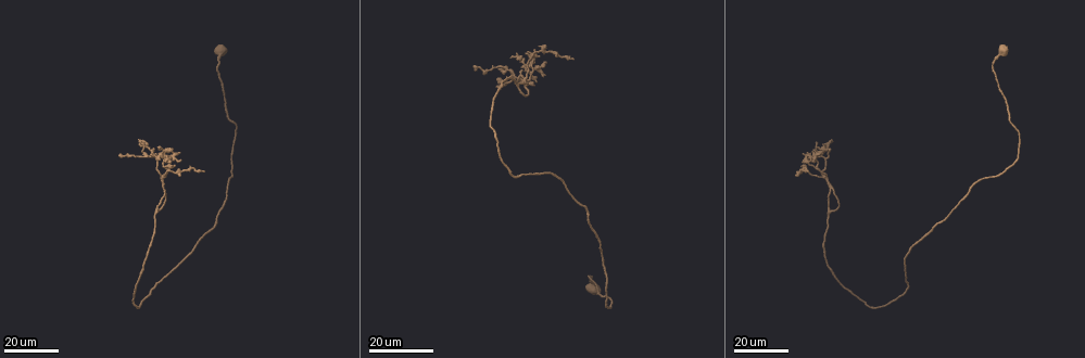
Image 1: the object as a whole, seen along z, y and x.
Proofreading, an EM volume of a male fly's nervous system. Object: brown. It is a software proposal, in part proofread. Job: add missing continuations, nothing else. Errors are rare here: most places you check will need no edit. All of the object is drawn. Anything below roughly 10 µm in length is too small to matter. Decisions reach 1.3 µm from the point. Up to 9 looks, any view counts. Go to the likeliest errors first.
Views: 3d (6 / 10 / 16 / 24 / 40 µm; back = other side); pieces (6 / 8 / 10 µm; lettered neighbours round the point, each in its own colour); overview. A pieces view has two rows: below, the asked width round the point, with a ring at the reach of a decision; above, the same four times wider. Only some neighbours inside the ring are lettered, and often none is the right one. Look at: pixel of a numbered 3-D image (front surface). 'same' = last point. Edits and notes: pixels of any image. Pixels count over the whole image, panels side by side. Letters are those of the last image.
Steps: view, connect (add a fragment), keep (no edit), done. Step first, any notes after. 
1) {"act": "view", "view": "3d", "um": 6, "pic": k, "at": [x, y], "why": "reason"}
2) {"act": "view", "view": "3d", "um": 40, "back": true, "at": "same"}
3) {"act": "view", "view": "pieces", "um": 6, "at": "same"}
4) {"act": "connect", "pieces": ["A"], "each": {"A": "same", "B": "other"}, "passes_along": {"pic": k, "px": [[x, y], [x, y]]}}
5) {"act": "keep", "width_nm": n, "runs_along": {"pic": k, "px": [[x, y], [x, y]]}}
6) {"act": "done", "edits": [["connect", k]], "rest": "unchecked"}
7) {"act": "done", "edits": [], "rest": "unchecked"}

{"act": "view", "view": "3d", "um": 24, "pic": 1, "at": [139, 143]}

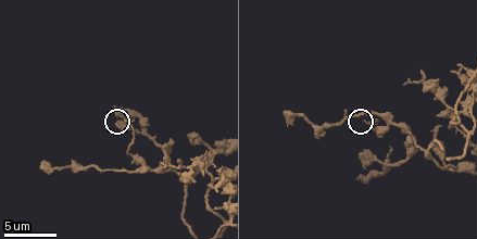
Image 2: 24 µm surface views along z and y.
{"act": "view", "view": "pieces", "um": 8, "pic": 2, "at": [123, 118]}

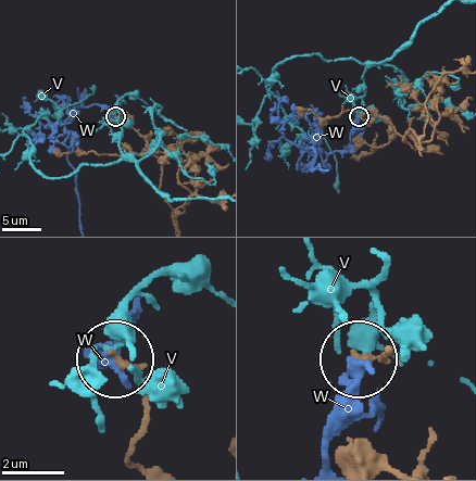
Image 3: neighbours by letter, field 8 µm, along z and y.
{"act": "keep", "each": {"V": "other", "W": "other"}, "found": "none of them fits"}

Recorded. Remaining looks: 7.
{"act": "view", "view": "pieces", "um": 10, "pic": 2, "at": [40, 167], "why": "end of a long branch"}

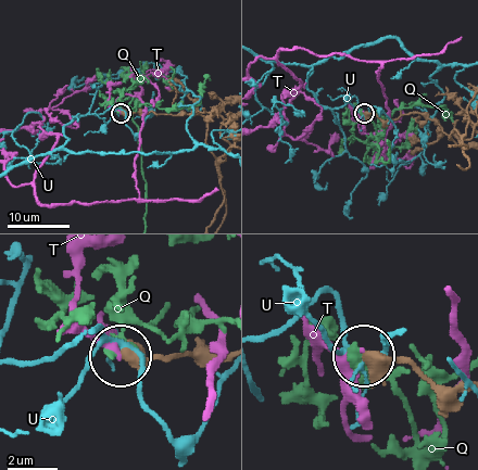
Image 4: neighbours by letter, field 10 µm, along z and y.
{"act": "keep", "width_nm": 510, "each": {"Q": "other", "T": "other", "U": "other"}, "found": "no lettered fragment goes on from it"}

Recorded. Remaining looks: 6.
{"act": "view", "view": "3d", "um": 16, "pic": 1, "at": [812, 161], "why": "tapers out"}

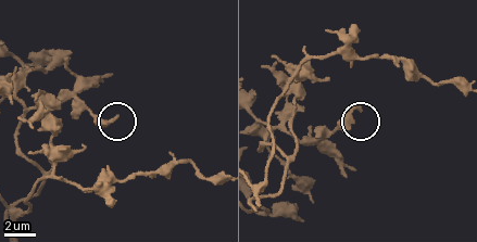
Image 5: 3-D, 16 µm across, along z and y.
{"act": "view", "view": "3d", "um": 6, "pic": 5, "at": [358, 108], "why": "zoom in"}

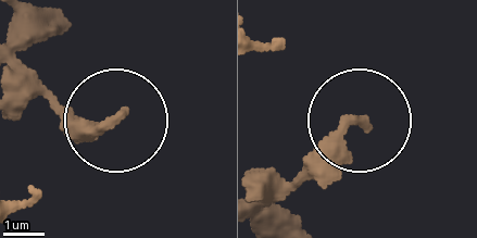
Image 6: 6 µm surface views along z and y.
{"act": "view", "view": "pieces", "um": 10, "pic": 6, "at": [121, 112]}

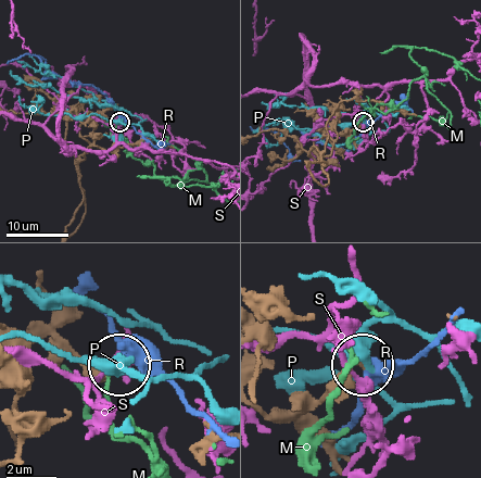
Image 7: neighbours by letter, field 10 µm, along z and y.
{"act": "keep", "width_nm": 190, "each": {"M": "other", "P": "other", "R": "other", "S": "other"}, "found": "none of them fits"}

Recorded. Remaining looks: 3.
{"act": "view", "view": "pieces", "um": 8, "pic": 2, "at": [115, 105], "why": "an open end"}

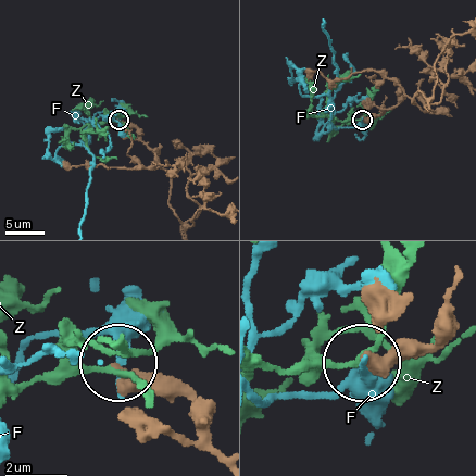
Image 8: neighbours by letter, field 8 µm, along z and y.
{"act": "keep", "each": {"F": "other", "Z": "other"}, "found": "no lettered fragment goes on from it"}

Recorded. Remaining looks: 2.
{"act": "done", "edits": [], "rest": "unchecked"}

